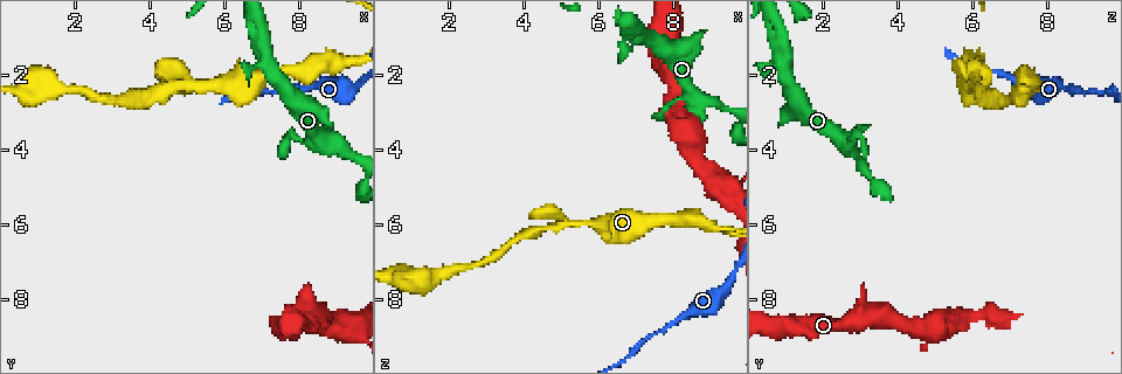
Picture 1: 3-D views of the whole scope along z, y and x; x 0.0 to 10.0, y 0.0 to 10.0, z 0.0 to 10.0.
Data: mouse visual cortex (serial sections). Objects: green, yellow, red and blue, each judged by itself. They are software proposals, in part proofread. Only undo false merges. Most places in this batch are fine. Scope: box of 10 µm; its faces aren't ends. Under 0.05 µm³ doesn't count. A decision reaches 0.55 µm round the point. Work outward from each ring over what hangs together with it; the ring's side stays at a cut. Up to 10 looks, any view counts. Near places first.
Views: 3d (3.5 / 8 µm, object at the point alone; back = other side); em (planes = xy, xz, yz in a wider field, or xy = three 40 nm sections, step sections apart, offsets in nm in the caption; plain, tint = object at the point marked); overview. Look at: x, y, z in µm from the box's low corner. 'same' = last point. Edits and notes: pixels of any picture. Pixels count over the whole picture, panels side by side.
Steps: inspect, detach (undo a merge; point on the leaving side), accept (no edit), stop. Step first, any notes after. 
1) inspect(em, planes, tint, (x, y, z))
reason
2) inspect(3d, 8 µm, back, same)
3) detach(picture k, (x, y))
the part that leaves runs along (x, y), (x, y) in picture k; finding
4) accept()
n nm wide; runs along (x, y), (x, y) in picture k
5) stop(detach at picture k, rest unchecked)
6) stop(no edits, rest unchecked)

inspect(3d, 3.5 µm, (7.20, 1.75, 0.95))
thick turns thin

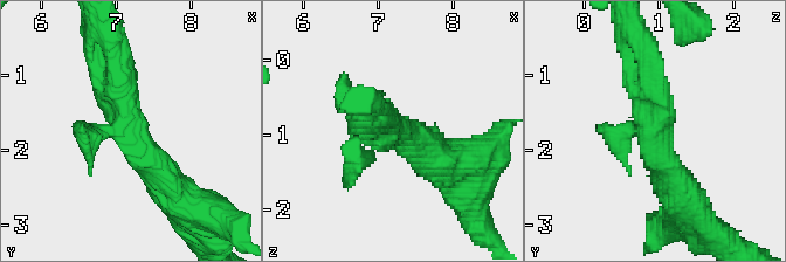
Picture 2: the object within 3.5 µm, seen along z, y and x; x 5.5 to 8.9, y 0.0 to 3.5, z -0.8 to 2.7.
inspect(em, xy, step 5, plain, (7.15, 1.75, 0.95))

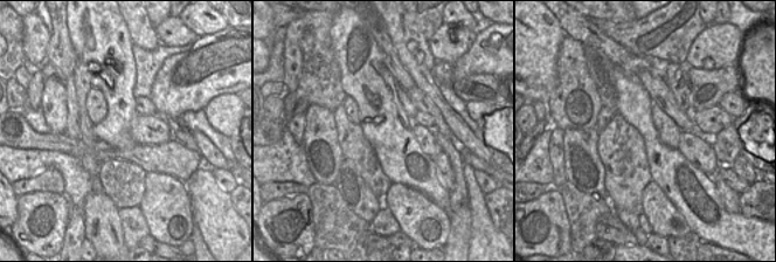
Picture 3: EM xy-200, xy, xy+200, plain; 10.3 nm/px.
inspect(em, xy, step 5, tint, same)
where the object lies

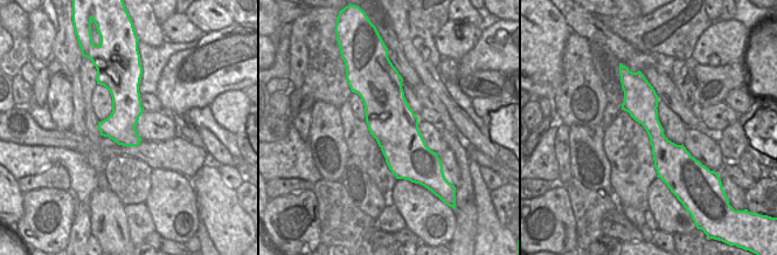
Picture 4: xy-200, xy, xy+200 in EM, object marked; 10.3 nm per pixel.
accept()
all the same cell

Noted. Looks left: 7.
inspect(3d, 8 µm, (5.15, 2.20, 6.00))

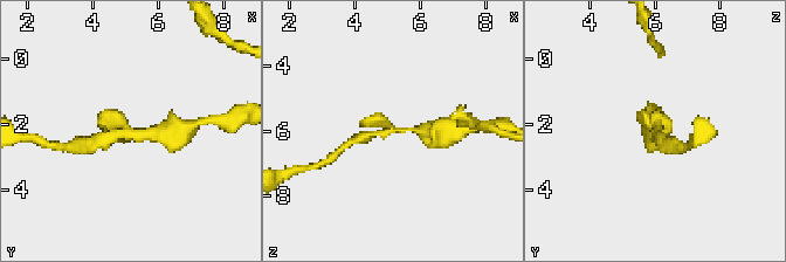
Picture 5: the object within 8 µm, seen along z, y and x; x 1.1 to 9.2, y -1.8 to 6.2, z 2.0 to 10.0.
inspect(em, xy, step 3, tint, same)
3 arms; arms of 250, 250, 350 nm; now the EM

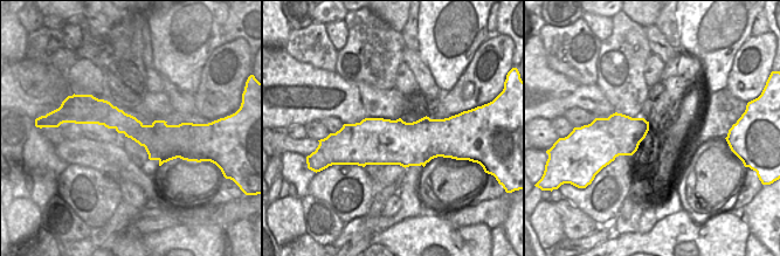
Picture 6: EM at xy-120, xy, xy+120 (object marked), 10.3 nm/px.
accept()
runs along (165, 133), (123, 131), (100, 143) in picture 5; all the same cell

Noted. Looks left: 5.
inspect(3d, 3.5 µm, (8.05, 3.75, 2.70))
thick turns thin

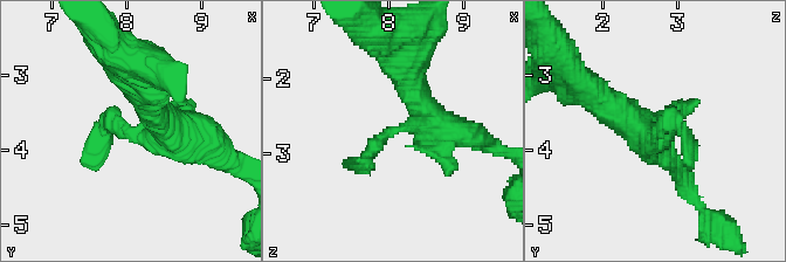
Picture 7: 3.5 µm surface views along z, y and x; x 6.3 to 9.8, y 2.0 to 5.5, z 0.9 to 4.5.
inspect(em, xy, step 3, tint, (8.05, 3.80, 2.70))

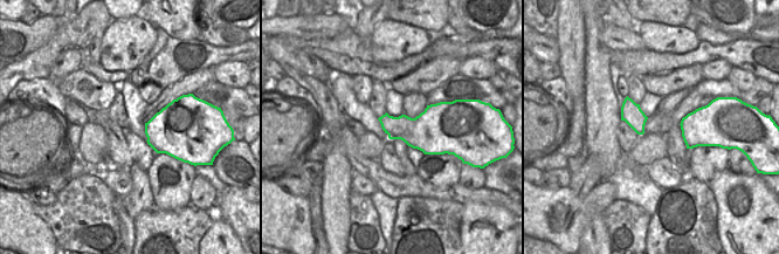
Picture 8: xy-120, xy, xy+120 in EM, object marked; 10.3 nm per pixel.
accept()
runs along (609, 103), (690, 157) in picture 7; all the same cell

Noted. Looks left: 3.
inspect(3d, 3.5 µm, (7.95, 2.30, 8.70))
calibre changes

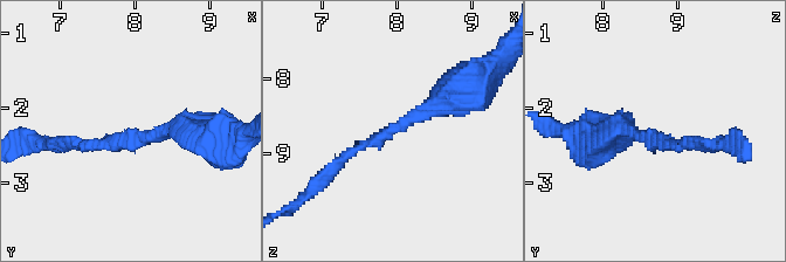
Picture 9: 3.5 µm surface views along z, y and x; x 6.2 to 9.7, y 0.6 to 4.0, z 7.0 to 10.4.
inspect(em, xy, step 2, tint, (8.00, 2.40, 8.70))
arms of 150, 300 nm; now the EM

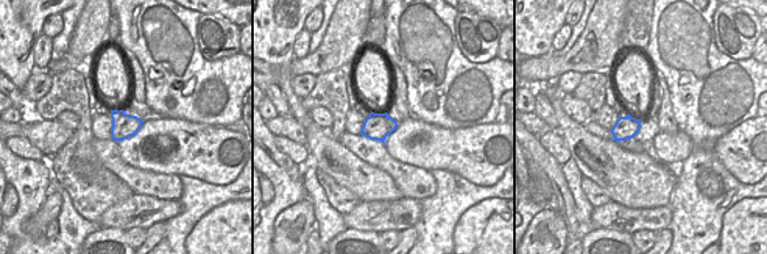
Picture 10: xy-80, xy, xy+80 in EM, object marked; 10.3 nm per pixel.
accept()
runs along (456, 83), (331, 172) in picture 9; continuous, no second cell

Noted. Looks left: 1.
stop(no edits, rest unchecked)

